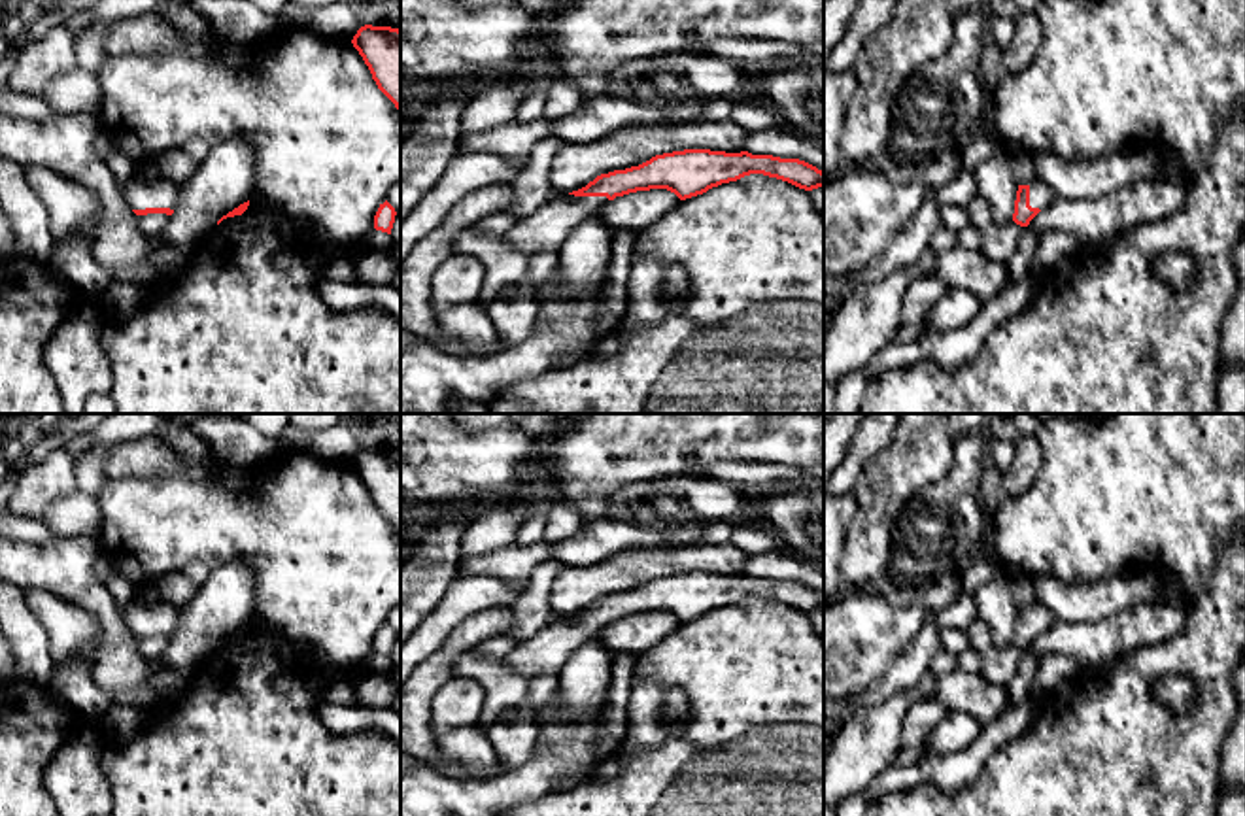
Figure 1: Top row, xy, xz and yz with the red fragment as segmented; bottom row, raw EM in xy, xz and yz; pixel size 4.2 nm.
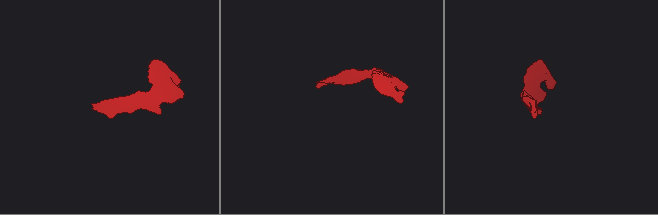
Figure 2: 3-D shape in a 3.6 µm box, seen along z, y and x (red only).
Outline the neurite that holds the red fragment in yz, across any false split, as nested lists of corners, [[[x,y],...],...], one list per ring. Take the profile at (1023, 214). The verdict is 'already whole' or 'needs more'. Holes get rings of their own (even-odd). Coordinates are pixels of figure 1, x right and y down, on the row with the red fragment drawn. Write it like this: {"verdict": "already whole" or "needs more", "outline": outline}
{"verdict": "needs more", "outline": [[[1039,179],[1030,185],[1018,185],[1013,221],[1020,227],[1028,227],[1030,221],[1056,198],[1056,191]]]}

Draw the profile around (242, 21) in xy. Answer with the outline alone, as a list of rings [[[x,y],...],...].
[[[191,0],[189,4],[215,36],[249,47],[272,40],[281,28],[278,13],[263,11],[253,0]]]

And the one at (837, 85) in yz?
[[[824,68],[824,179],[835,179],[846,168],[839,136],[856,85],[854,68],[846,72],[829,72]]]

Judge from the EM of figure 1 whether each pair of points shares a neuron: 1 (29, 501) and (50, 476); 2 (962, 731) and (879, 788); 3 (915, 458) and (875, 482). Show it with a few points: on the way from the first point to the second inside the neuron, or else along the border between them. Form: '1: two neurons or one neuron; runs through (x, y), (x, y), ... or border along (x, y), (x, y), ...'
1: one neuron; runs through (34, 495), (44, 482)
2: two neurons; border along (958, 752), (930, 756), (909, 765), (892, 765)
3: one neuron; runs through (905, 465), (885, 482)

